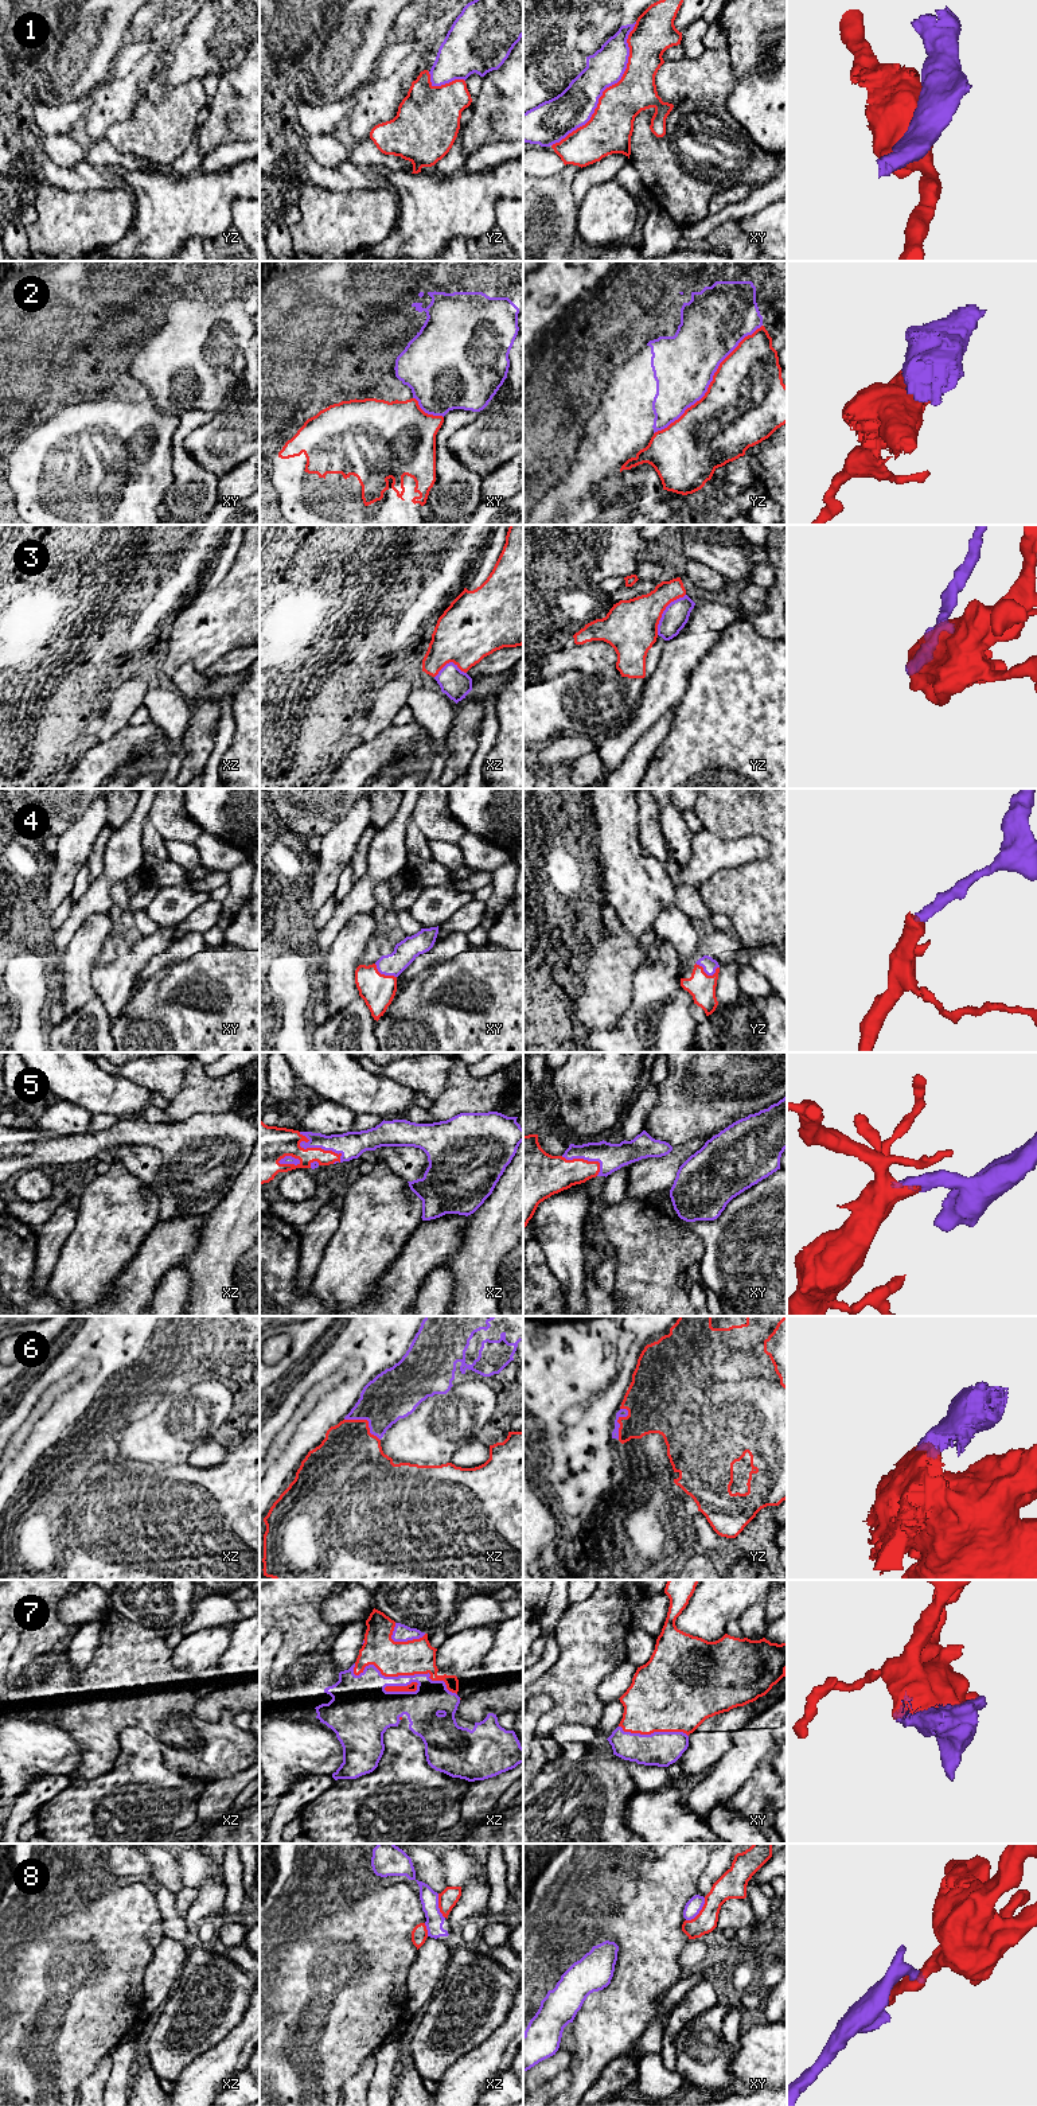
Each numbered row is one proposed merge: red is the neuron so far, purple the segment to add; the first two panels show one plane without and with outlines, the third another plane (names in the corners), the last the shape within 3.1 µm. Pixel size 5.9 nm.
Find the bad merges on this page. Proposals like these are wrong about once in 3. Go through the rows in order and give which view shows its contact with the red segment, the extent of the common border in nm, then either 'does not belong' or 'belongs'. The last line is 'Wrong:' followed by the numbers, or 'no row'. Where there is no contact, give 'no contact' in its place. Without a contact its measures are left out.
1: xy | 900 nm | does not belong
2: yz | 900 nm | does not belong
3: yz | 300 nm | does not belong
4: yz | 150 nm | belongs
5: xz | 320 nm | belongs
6: xz | 260 nm | does not belong
7: xz | 650 nm | belongs
8: xy | 180 nm | does not belong
Wrong: 1, 2, 3, 6, 8

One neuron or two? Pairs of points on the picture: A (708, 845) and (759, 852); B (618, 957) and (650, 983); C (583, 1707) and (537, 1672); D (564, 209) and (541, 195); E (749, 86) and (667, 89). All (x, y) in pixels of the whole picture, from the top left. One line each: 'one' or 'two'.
A: one
B: two
C: two
D: one
E: two

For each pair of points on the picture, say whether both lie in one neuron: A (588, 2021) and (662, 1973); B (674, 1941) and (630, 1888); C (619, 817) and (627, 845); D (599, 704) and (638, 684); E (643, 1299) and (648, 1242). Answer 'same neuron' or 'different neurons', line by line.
A: same neuron
B: same neuron
C: same neuron
D: same neuron
E: same neuron

